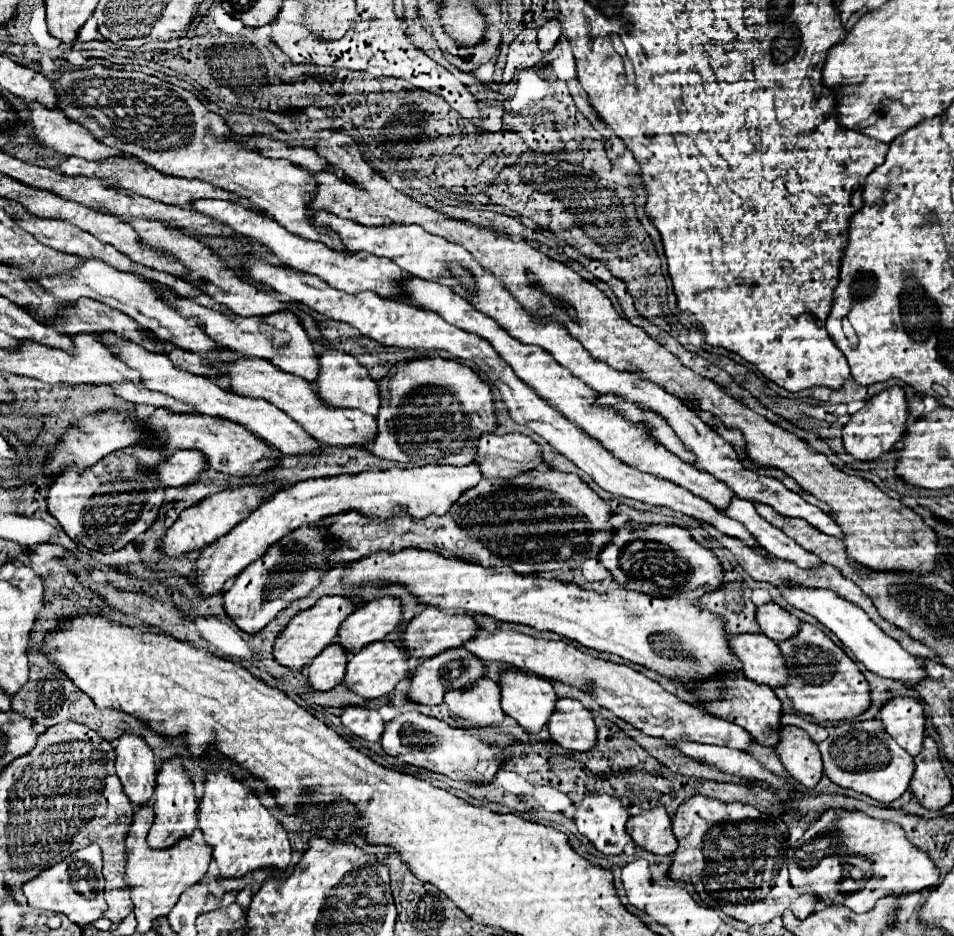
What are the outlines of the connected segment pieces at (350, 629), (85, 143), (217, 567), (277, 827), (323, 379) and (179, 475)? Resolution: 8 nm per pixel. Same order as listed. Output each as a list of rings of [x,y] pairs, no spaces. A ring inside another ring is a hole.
[[[378,598],[370,600],[354,610],[352,616],[342,622],[338,630],[338,642],[350,650],[356,652],[362,646],[384,640],[386,634],[394,632],[402,624],[402,612],[404,604],[400,598]]]
[[[30,102],[28,114],[32,136],[44,148],[60,152],[64,156],[78,156],[86,160],[102,160],[122,154],[116,148],[100,144],[84,126],[68,120],[58,108],[44,110],[44,106],[36,106],[36,102]]]
[[[428,464],[416,468],[390,468],[390,470],[364,470],[358,474],[338,474],[328,478],[310,478],[296,482],[290,488],[278,490],[270,500],[266,500],[258,510],[254,510],[246,520],[234,526],[228,534],[218,538],[214,544],[206,546],[196,562],[196,584],[202,594],[216,594],[224,590],[224,584],[238,576],[248,564],[264,556],[270,544],[278,542],[290,530],[302,524],[318,524],[322,518],[358,510],[366,516],[390,518],[394,514],[410,514],[424,518],[428,514],[446,514],[450,506],[462,496],[462,492],[474,488],[482,480],[476,464],[468,466],[442,466]]]
[[[224,768],[206,772],[204,794],[198,808],[198,828],[204,832],[204,840],[214,846],[212,858],[220,868],[220,876],[234,878],[266,866],[284,870],[292,854],[288,834],[256,792],[248,790],[246,796],[240,796],[240,782],[242,780],[234,778]]]
[[[326,350],[318,356],[318,378],[312,382],[312,386],[316,386],[316,394],[320,394],[320,398],[324,398],[324,402],[328,402],[328,406],[336,406],[336,408],[354,408],[360,410],[364,414],[378,414],[378,406],[380,406],[380,398],[378,398],[378,386],[376,382],[368,376],[366,368],[350,354],[338,352],[338,350]]]
[[[176,450],[156,468],[164,486],[182,486],[194,482],[204,470],[208,470],[208,460],[200,450]]]

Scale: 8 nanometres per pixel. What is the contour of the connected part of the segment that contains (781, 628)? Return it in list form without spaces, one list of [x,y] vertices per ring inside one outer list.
[[[768,602],[764,606],[758,606],[756,620],[762,628],[762,632],[772,638],[774,642],[782,642],[798,632],[800,620],[792,614],[788,614],[784,608],[780,608],[774,602]]]

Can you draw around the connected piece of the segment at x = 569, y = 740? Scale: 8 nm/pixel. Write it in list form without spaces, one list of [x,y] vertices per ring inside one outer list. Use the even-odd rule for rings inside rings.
[[[560,698],[556,702],[556,710],[548,720],[548,730],[552,740],[566,750],[586,752],[598,742],[592,712],[574,698]]]

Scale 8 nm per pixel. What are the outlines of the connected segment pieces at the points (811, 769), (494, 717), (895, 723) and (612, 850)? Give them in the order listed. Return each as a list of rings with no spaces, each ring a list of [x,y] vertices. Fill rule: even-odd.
[[[796,726],[778,728],[778,736],[780,740],[774,748],[778,760],[796,782],[806,788],[814,788],[822,778],[822,760],[818,746],[804,730]]]
[[[480,678],[464,690],[450,690],[444,702],[450,712],[470,720],[474,726],[492,726],[506,718],[500,706],[500,686],[490,678]]]
[[[896,696],[886,700],[878,710],[884,730],[910,754],[922,750],[924,740],[924,708],[918,700]]]
[[[588,796],[578,806],[574,822],[578,832],[586,836],[602,854],[620,854],[632,840],[626,832],[628,810],[618,796]]]

